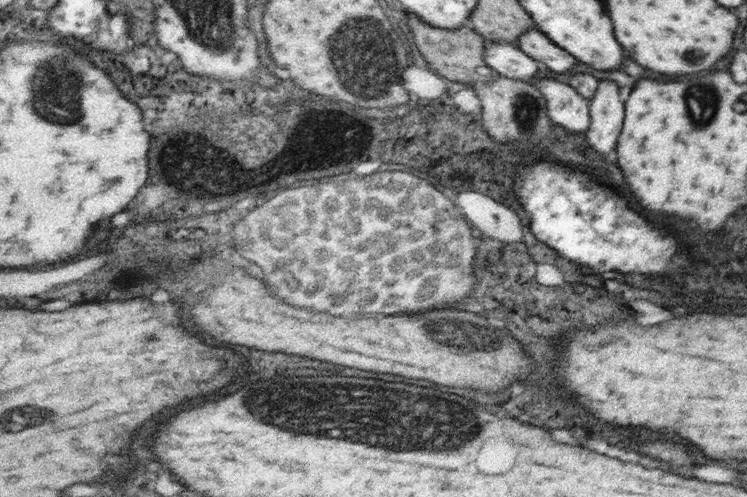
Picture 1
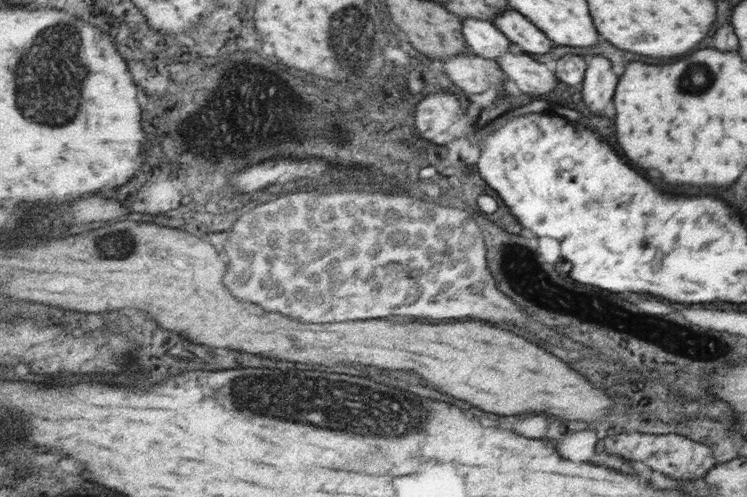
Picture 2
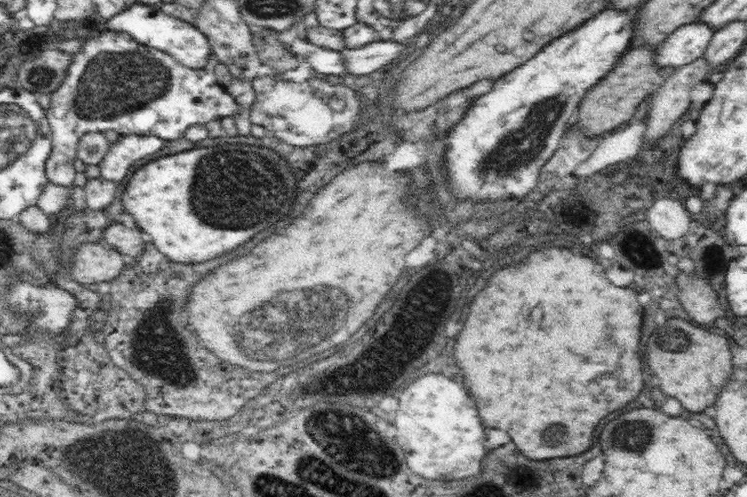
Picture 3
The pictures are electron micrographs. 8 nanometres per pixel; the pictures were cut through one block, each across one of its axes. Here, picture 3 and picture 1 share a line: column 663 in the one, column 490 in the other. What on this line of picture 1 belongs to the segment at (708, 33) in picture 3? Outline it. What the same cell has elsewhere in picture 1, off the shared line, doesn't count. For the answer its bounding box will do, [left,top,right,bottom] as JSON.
[486,40,540,82]

